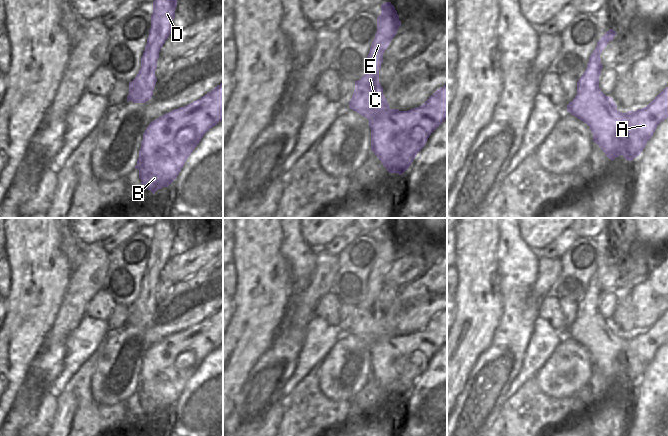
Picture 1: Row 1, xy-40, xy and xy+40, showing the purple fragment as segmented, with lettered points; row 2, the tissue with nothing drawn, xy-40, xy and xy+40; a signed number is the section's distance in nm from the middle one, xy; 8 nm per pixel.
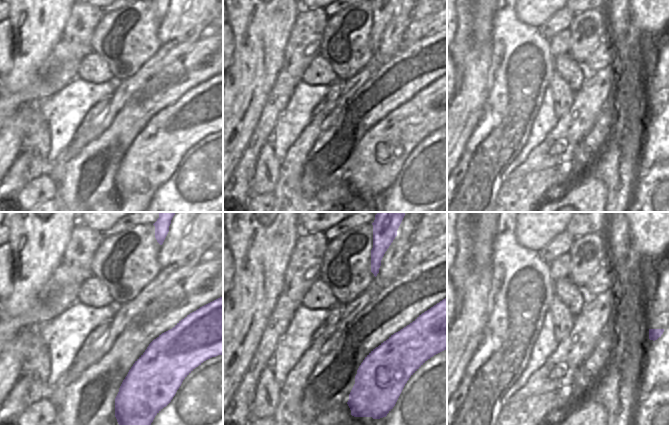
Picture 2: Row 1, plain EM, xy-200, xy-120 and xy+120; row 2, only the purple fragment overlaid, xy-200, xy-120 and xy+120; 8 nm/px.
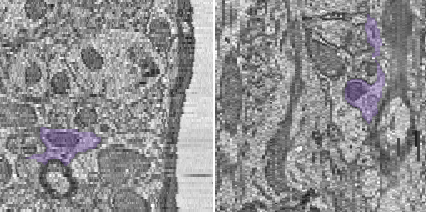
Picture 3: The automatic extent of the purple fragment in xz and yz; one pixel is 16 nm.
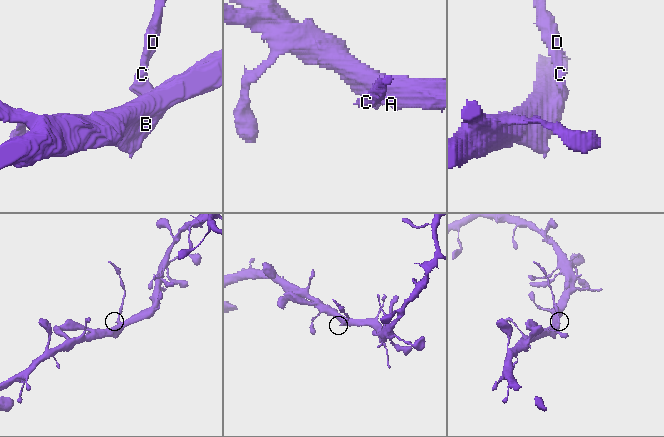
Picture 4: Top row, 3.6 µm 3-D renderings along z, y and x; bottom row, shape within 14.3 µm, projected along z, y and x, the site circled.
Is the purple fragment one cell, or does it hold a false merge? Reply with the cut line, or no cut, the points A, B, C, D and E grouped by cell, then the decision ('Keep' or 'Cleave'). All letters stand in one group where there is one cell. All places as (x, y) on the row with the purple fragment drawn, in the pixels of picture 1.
Split along xy (398, 110), (392, 113), (381, 114), (370, 127). Groups: A B / C D E. Cleave

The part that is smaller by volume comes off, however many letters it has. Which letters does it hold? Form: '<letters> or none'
C, D, E

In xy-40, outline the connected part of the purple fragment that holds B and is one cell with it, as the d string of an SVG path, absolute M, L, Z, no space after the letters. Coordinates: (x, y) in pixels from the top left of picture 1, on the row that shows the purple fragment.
M223 83L200 99L178 109L166 113L152 121L146 128L139 150L139 158L135 169L139 170L141 184L153 194L162 187L168 187L178 176L187 158L197 147L203 136L223 120Z

